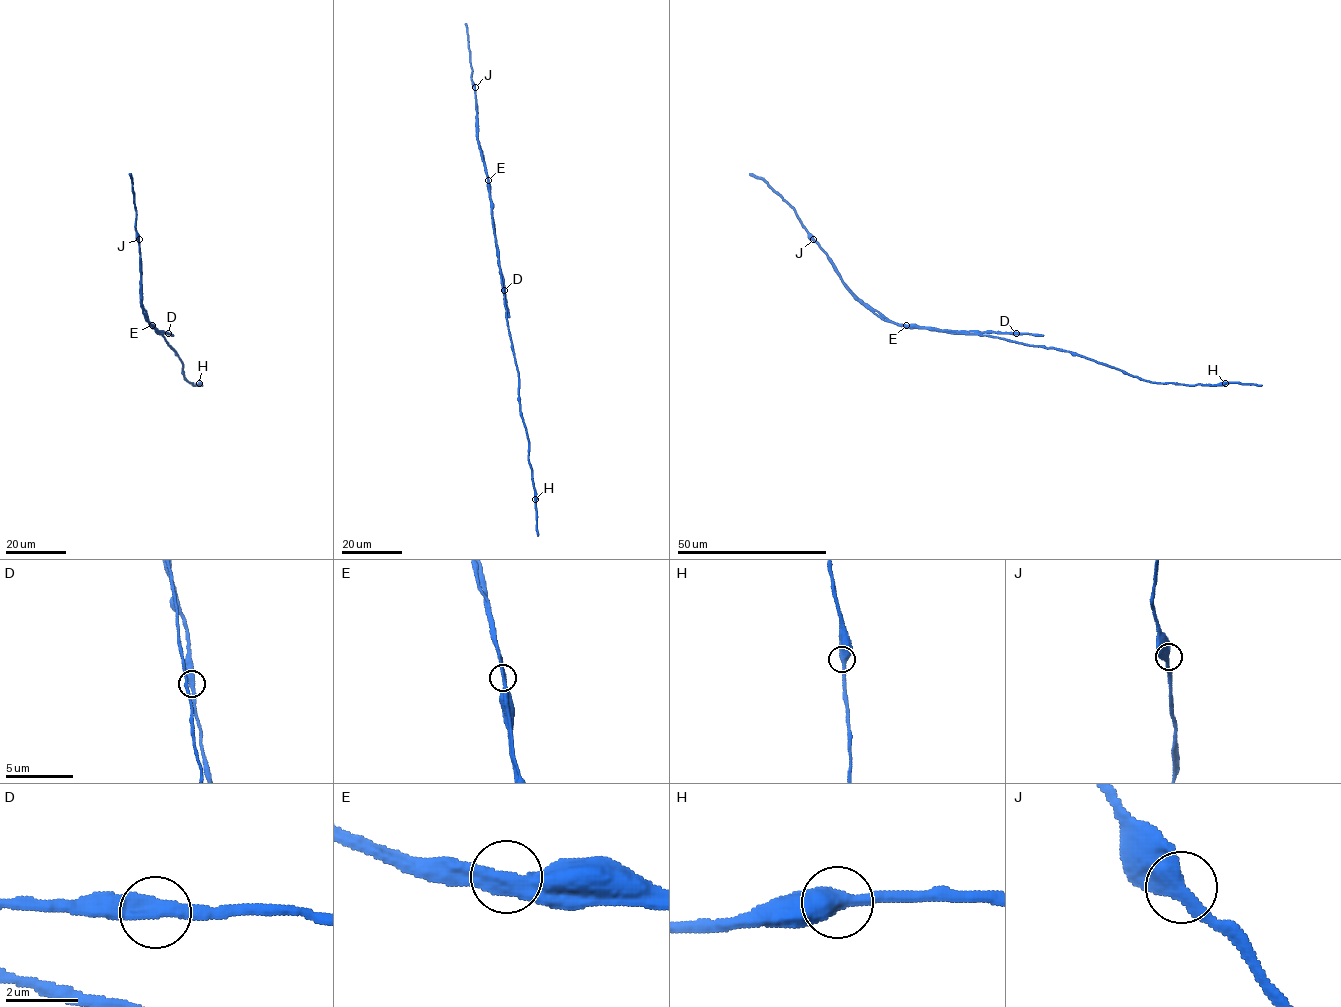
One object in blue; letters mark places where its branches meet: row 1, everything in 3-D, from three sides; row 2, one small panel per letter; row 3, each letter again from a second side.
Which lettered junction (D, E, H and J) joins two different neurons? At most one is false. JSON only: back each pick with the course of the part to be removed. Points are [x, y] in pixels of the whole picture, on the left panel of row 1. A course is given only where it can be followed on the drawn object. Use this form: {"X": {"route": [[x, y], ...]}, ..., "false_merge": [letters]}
{"E": {"route": [[151, 325], [173, 336]]}, "false_merge": ["E"]}

